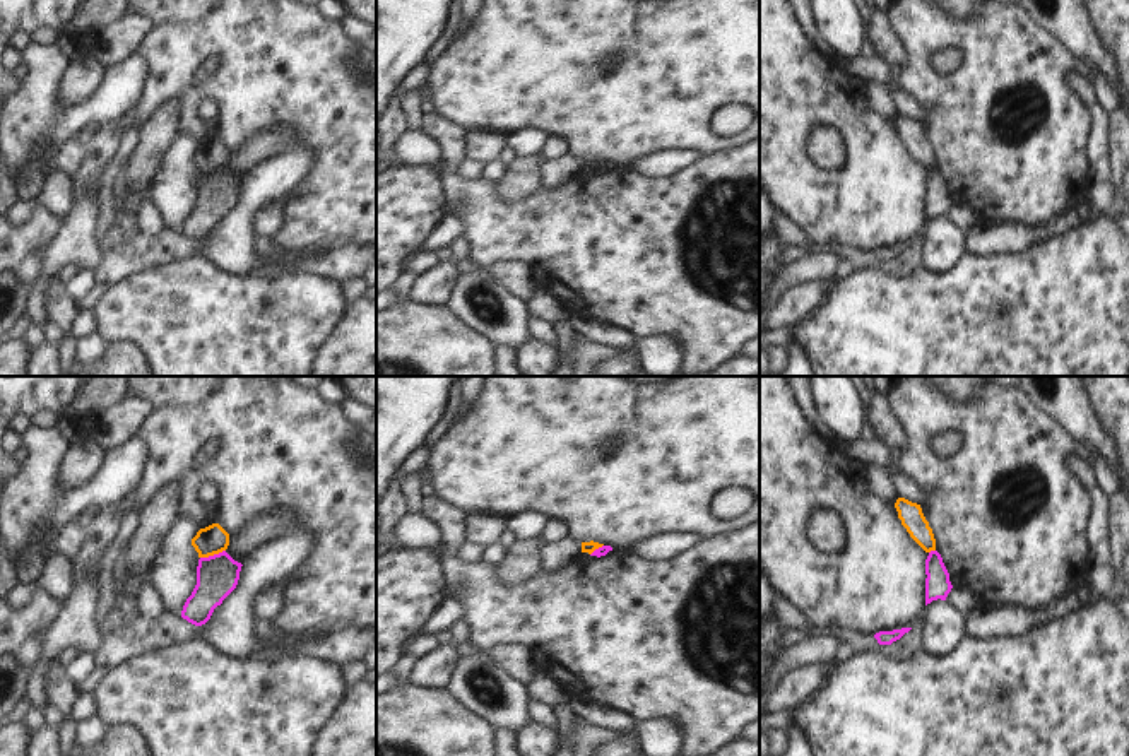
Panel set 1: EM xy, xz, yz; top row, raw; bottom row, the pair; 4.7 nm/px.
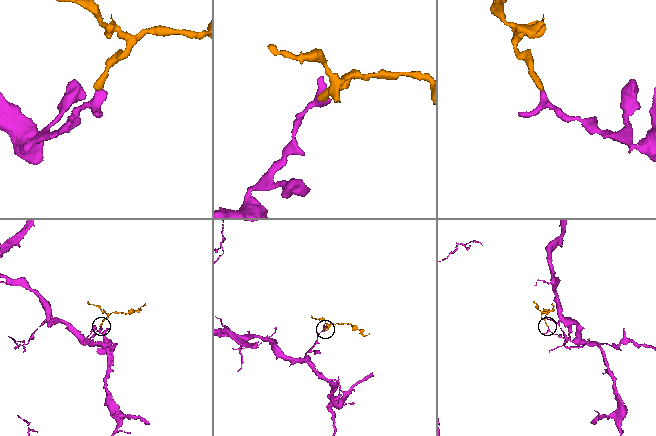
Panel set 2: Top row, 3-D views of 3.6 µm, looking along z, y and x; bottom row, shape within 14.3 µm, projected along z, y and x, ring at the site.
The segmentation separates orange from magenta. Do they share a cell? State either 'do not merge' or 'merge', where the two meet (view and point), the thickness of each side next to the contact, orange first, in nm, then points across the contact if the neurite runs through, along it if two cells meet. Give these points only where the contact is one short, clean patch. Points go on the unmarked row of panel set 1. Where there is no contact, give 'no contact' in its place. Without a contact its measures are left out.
do not merge | xy (212, 171) | 140/200 nm | along xy (224, 166), (200, 175)

